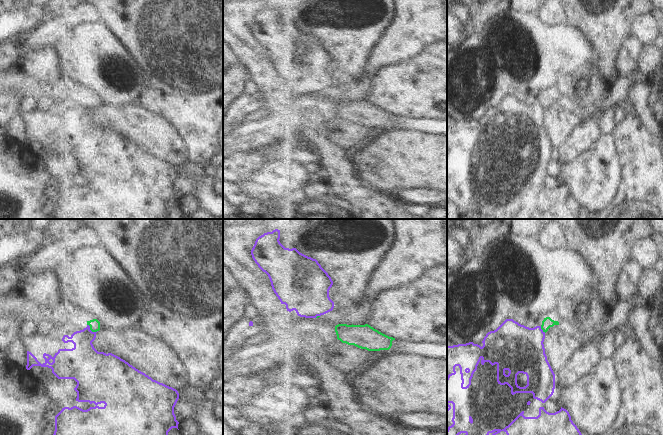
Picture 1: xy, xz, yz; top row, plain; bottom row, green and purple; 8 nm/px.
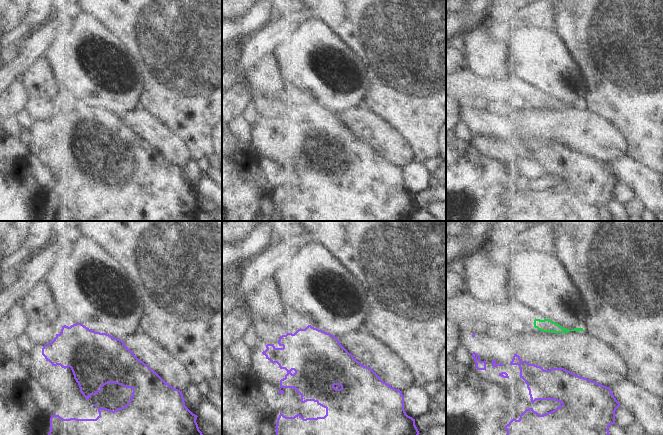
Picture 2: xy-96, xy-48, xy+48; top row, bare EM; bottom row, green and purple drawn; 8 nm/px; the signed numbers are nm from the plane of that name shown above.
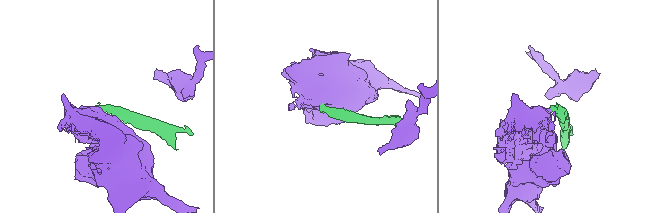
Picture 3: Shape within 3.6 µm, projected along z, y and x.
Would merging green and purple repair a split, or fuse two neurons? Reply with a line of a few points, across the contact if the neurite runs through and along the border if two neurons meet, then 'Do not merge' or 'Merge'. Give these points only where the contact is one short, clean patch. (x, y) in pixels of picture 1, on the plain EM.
Line: xy (87, 100), (92, 107), (97, 107). Do not merge

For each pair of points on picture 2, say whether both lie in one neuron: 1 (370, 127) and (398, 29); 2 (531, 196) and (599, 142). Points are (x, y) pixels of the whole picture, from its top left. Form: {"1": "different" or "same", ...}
{"1": "different", "2": "different"}

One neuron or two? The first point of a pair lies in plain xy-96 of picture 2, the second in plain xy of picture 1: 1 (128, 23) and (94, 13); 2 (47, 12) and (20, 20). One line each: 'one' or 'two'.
1: two
2: one

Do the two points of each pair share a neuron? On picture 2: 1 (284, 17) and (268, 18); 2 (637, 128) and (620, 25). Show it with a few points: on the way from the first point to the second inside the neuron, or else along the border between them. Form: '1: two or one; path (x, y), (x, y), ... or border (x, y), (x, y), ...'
1: two; border (280, 10), (277, 22)
2: one; path (637, 102), (637, 51)

